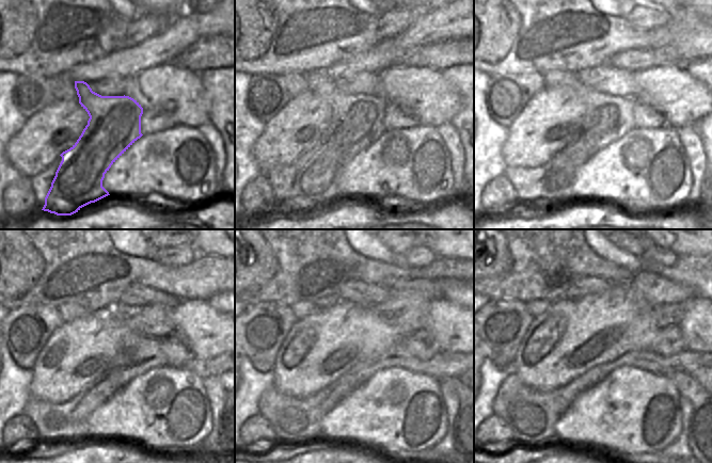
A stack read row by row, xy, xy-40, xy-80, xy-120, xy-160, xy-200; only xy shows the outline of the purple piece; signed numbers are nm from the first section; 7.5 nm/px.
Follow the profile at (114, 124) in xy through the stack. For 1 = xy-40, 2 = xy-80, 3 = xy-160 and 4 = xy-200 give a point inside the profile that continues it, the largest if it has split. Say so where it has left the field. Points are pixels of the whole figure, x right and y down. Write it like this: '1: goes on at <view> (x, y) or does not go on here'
1: goes on at xy-40 (358, 121)
2: goes on at xy-80 (608, 117)
3: goes on at xy-160 (442, 365)
4: goes on at xy-200 (685, 361)

